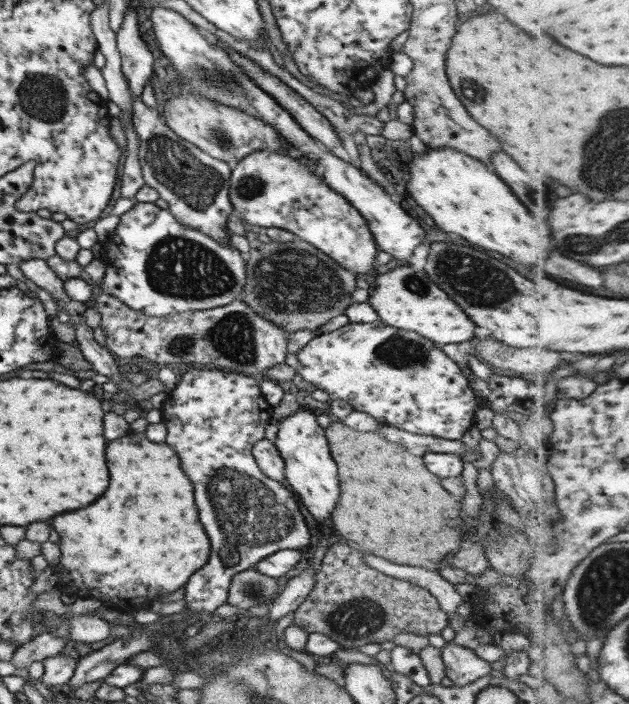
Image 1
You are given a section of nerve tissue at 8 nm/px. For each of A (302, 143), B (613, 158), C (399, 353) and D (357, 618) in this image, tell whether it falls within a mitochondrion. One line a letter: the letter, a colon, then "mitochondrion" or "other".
A: other
B: mitochondrion
C: mitochondrion
D: mitochondrion

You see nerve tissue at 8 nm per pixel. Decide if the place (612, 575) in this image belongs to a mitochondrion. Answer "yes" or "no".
yes

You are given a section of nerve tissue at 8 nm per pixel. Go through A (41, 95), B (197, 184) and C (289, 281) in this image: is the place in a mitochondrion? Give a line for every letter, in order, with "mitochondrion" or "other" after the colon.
A: mitochondrion
B: mitochondrion
C: mitochondrion

